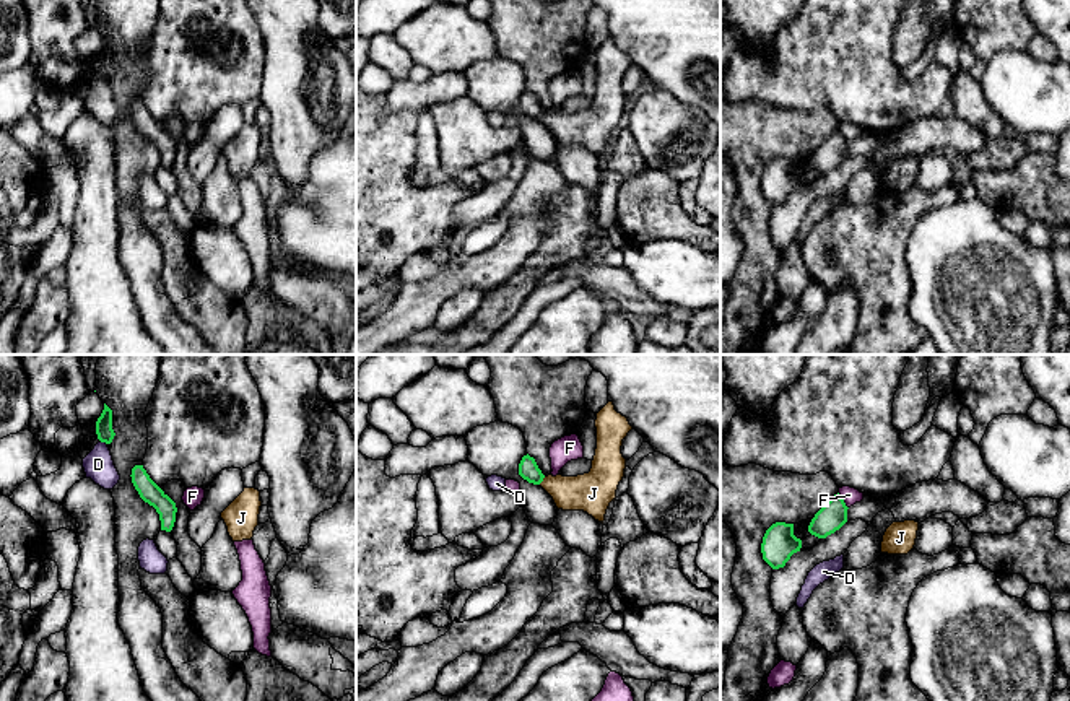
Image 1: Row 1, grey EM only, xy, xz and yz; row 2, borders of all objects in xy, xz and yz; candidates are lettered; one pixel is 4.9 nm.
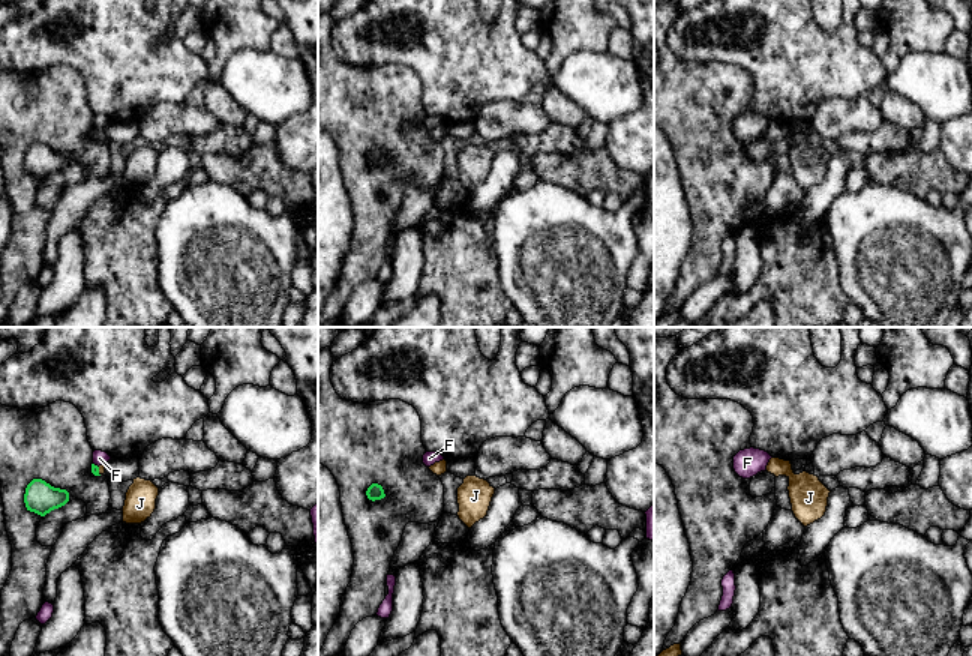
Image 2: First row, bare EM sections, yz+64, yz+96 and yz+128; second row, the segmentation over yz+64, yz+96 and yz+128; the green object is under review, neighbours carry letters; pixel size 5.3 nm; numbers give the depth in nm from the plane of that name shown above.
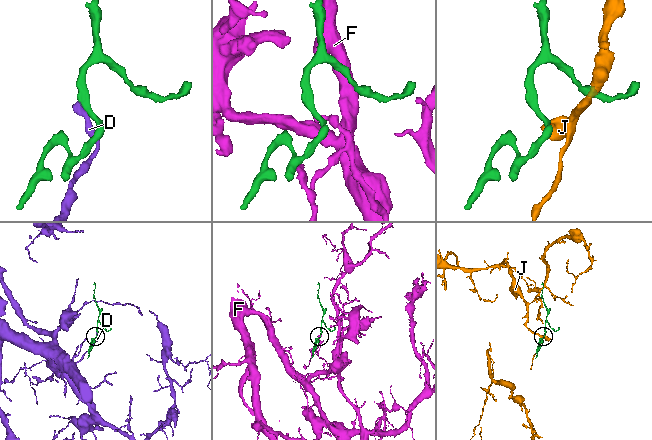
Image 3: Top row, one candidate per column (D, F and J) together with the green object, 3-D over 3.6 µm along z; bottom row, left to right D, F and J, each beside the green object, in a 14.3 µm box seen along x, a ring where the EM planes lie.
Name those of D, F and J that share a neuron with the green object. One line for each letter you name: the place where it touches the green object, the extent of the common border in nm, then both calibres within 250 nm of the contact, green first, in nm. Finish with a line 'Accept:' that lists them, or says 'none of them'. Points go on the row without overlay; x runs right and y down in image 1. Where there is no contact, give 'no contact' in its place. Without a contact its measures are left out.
J: meets green in xz at (542, 116); contact 50 nm long; 100 nm thick on the green side, 190 nm on the other
Accept: J

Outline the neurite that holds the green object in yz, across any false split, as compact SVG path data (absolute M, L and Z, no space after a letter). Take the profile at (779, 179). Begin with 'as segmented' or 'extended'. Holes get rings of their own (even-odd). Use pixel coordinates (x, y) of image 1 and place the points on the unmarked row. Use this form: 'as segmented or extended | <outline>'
as segmented | M772 159L761 179L763 195L772 203L784 203L790 192L802 184L802 176L794 171L794 159Z

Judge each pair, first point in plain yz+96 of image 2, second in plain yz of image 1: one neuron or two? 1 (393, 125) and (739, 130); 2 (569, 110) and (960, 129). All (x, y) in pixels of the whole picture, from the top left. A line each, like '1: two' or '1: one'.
1: one
2: two

